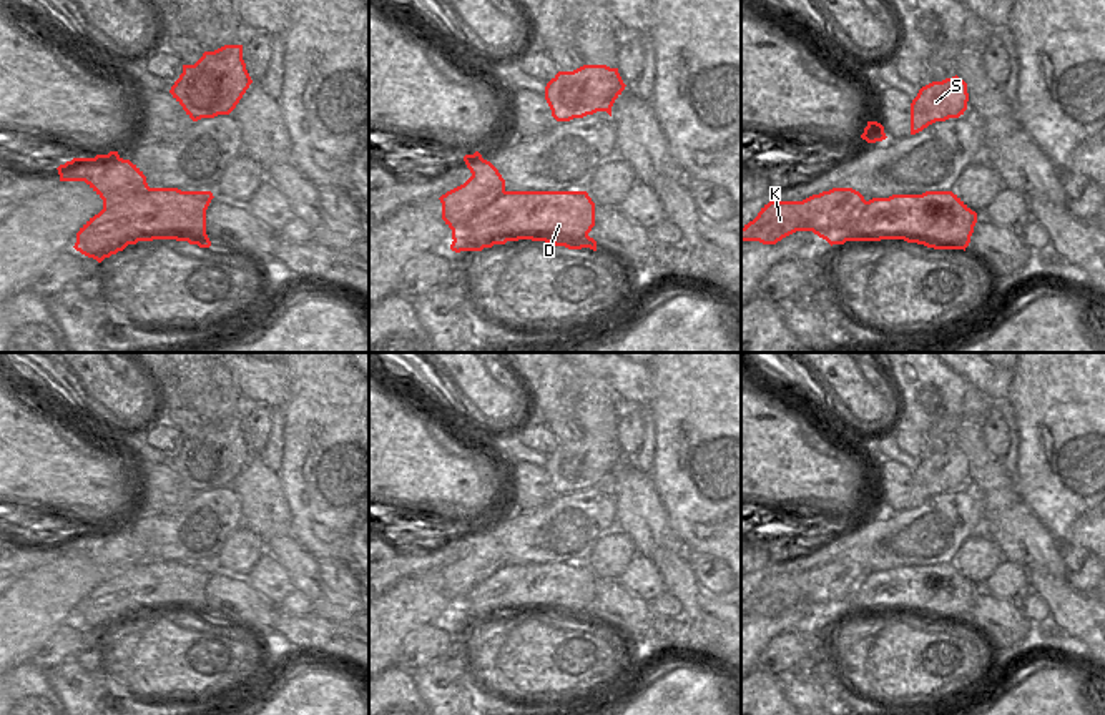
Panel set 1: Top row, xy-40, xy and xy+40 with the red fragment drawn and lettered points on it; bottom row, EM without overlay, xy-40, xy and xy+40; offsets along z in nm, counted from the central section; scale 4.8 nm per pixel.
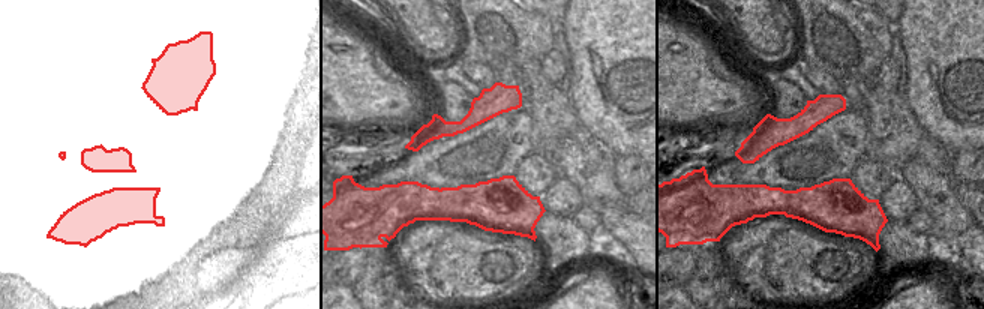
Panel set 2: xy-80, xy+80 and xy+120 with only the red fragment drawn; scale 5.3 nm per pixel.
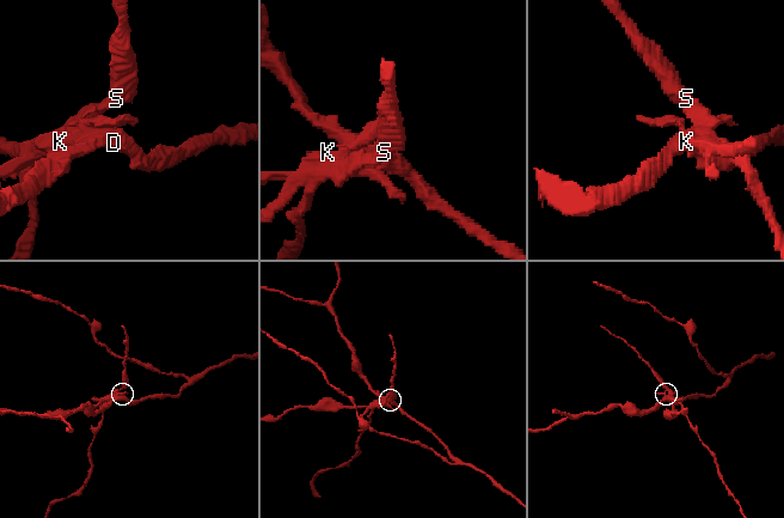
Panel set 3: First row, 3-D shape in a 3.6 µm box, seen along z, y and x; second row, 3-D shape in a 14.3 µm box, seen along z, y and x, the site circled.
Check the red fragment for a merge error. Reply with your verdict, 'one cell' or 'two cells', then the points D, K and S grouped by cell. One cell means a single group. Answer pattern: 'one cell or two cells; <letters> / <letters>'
two cells; D / K S

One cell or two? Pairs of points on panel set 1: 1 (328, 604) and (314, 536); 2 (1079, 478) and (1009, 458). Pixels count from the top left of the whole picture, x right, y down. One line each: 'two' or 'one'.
1: two
2: two

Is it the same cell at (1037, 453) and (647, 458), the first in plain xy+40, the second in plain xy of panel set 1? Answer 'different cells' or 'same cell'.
different cells

